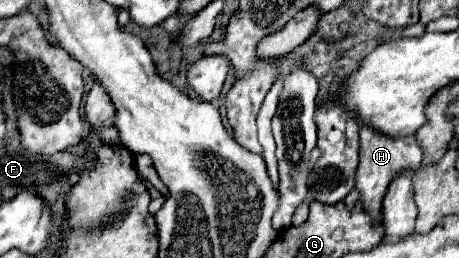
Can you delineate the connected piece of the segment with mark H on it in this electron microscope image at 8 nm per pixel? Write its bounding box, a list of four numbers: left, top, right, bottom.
[357,124,421,220]

